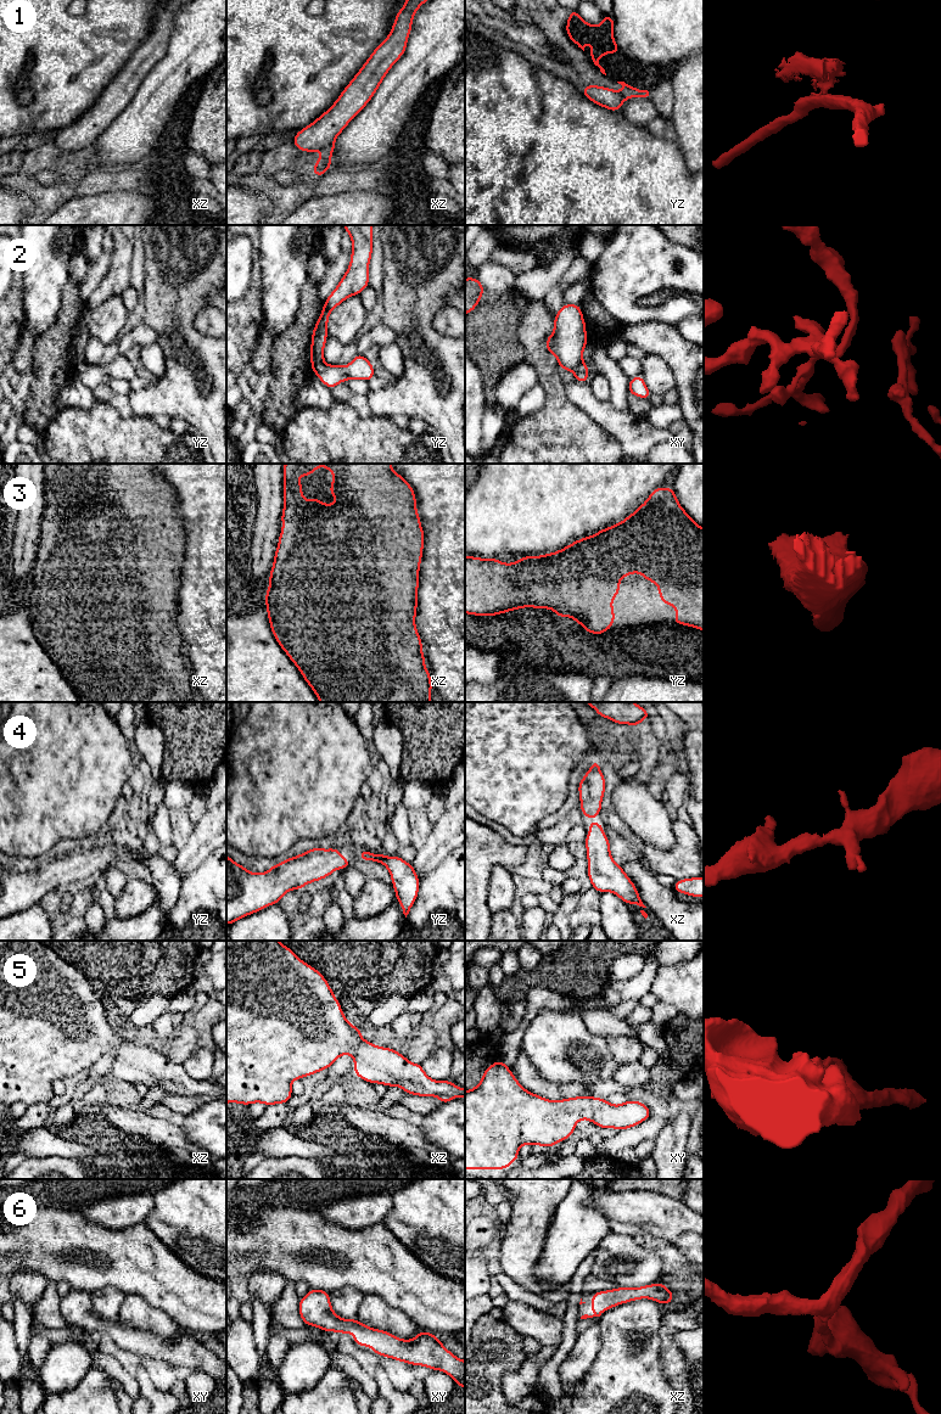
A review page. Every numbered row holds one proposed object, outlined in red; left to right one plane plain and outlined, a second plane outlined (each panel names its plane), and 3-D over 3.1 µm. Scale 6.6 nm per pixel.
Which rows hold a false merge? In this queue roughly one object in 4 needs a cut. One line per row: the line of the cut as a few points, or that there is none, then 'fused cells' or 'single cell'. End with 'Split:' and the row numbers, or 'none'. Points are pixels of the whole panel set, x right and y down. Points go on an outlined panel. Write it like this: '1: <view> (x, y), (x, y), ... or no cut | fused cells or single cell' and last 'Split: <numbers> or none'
1: xz (334, 140), (323, 150) | fused cells
2: yz (324, 363), (314, 371) | fused cells
3: no cut | single cell
4: no cut | single cell
5: no cut | single cell
6: no cut | single cell
Split: 1, 2

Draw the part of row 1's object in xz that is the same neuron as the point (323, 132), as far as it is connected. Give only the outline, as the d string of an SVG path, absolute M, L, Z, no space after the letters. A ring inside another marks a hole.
M405 0L388 37L373 51L332 106L298 130L292 144L304 152L324 151L368 105L392 66L403 56L415 12L427 0Z

